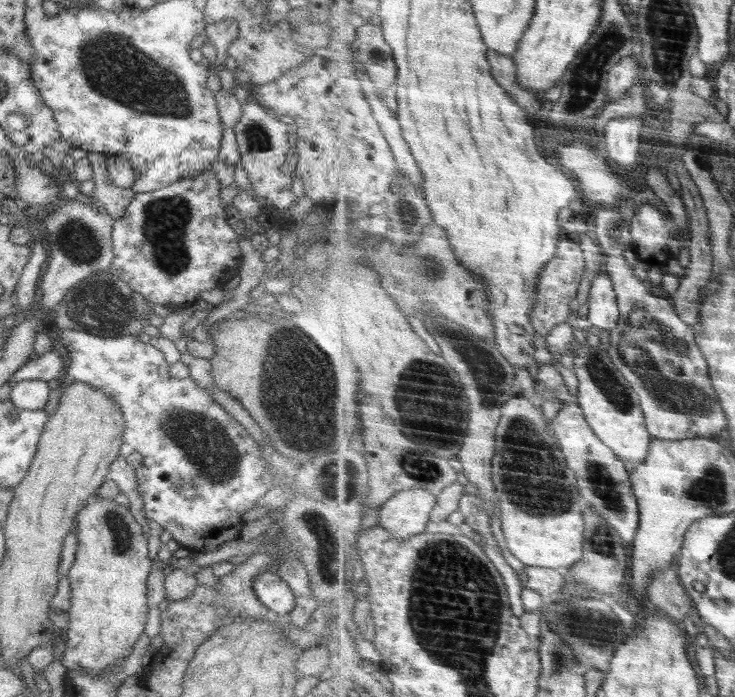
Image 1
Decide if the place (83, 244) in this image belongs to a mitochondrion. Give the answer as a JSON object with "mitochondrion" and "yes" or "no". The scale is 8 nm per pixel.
{"mitochondrion":"yes"}

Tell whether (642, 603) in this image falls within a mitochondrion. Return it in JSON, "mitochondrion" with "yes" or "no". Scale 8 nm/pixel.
{"mitochondrion":"no"}

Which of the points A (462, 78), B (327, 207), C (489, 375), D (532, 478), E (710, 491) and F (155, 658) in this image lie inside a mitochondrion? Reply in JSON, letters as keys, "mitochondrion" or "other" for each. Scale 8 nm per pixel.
{"A":"other","B":"other","C":"mitochondrion","D":"mitochondrion","E":"mitochondrion","F":"other"}

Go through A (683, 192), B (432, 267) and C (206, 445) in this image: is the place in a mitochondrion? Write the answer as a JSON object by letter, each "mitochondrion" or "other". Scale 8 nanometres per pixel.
{"A":"other","B":"mitochondrion","C":"mitochondrion"}

